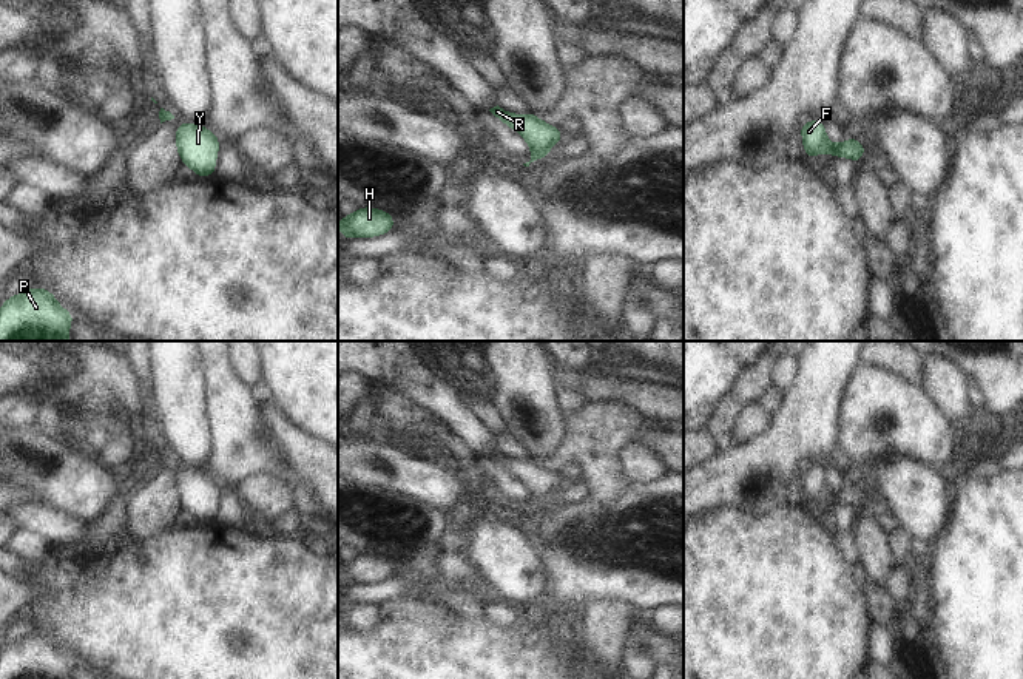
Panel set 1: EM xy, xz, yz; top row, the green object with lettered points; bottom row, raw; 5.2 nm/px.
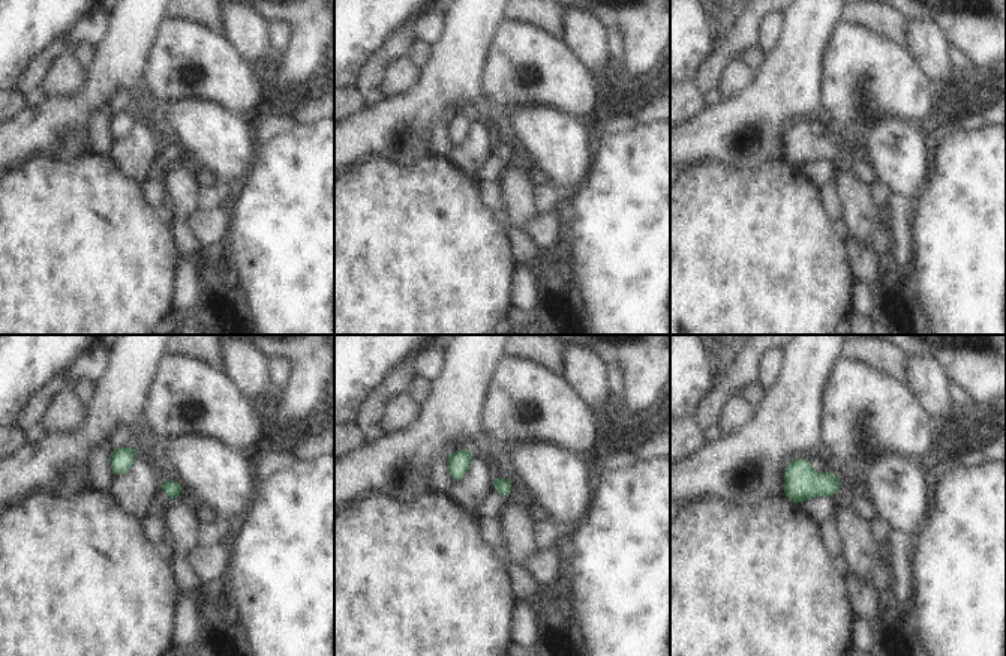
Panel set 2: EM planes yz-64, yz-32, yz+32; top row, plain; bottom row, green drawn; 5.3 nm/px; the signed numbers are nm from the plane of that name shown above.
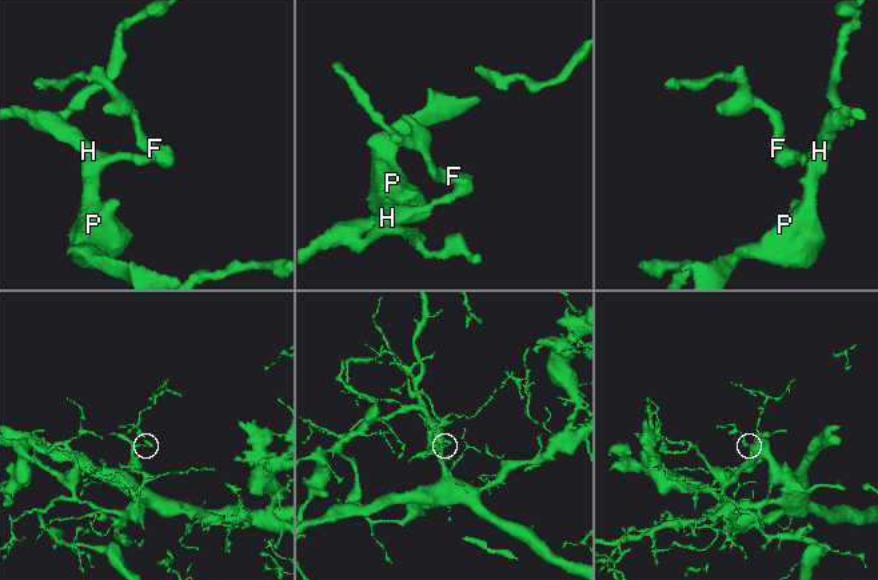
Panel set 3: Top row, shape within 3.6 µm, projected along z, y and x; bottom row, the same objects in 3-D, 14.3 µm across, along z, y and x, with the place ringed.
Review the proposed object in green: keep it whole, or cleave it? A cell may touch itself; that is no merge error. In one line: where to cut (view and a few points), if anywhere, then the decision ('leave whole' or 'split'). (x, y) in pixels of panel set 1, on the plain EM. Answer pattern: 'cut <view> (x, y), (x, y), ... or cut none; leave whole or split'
cut none; leave whole

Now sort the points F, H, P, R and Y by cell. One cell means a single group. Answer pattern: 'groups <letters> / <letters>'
groups F H P R Y

